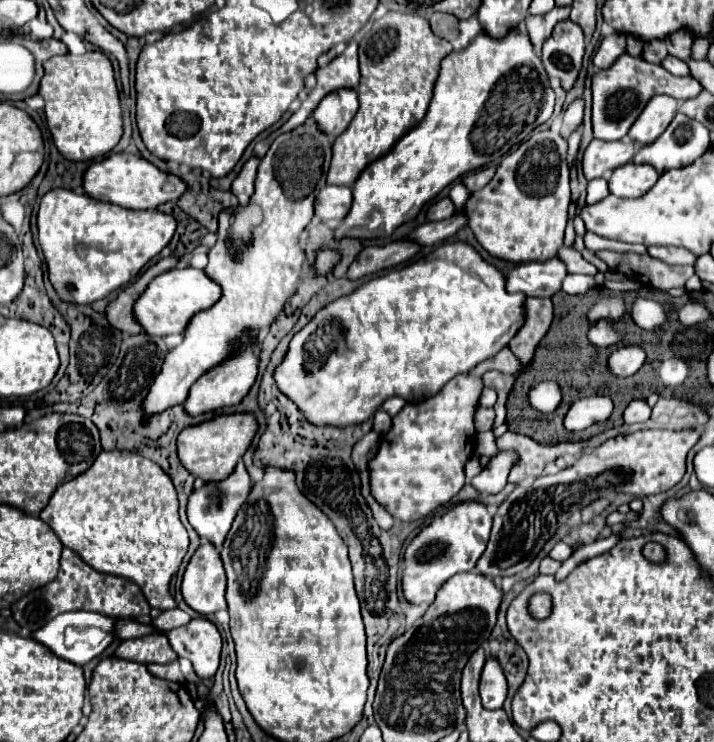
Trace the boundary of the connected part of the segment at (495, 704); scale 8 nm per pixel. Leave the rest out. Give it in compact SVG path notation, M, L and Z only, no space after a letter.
M488 657L484 671L482 671L482 679L480 679L480 699L482 705L486 709L500 709L504 699L506 699L506 677L498 665L496 659Z

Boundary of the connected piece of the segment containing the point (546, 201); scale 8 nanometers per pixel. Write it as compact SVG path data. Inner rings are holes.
M538 131L528 147L520 145L500 163L494 179L482 191L470 193L464 205L468 227L490 255L514 263L542 261L556 255L564 239L570 205L570 169L566 155L568 141L558 131Z

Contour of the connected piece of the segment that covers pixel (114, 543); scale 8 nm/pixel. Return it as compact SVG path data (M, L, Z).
M102 451L86 473L62 483L54 491L48 507L42 509L40 519L54 529L64 547L76 551L90 567L136 583L152 609L158 609L158 601L168 603L174 599L170 595L170 579L186 555L188 533L178 517L176 489L170 477L154 461L132 451Z

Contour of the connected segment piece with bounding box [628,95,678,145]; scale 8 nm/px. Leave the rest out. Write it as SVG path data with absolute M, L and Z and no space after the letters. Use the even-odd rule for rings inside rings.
M666 95L652 97L650 103L646 105L646 109L640 113L640 117L630 127L628 135L634 141L638 141L640 145L654 143L654 139L658 139L658 135L662 135L662 131L666 131L666 127L674 119L676 111L678 111L676 99L666 97Z

